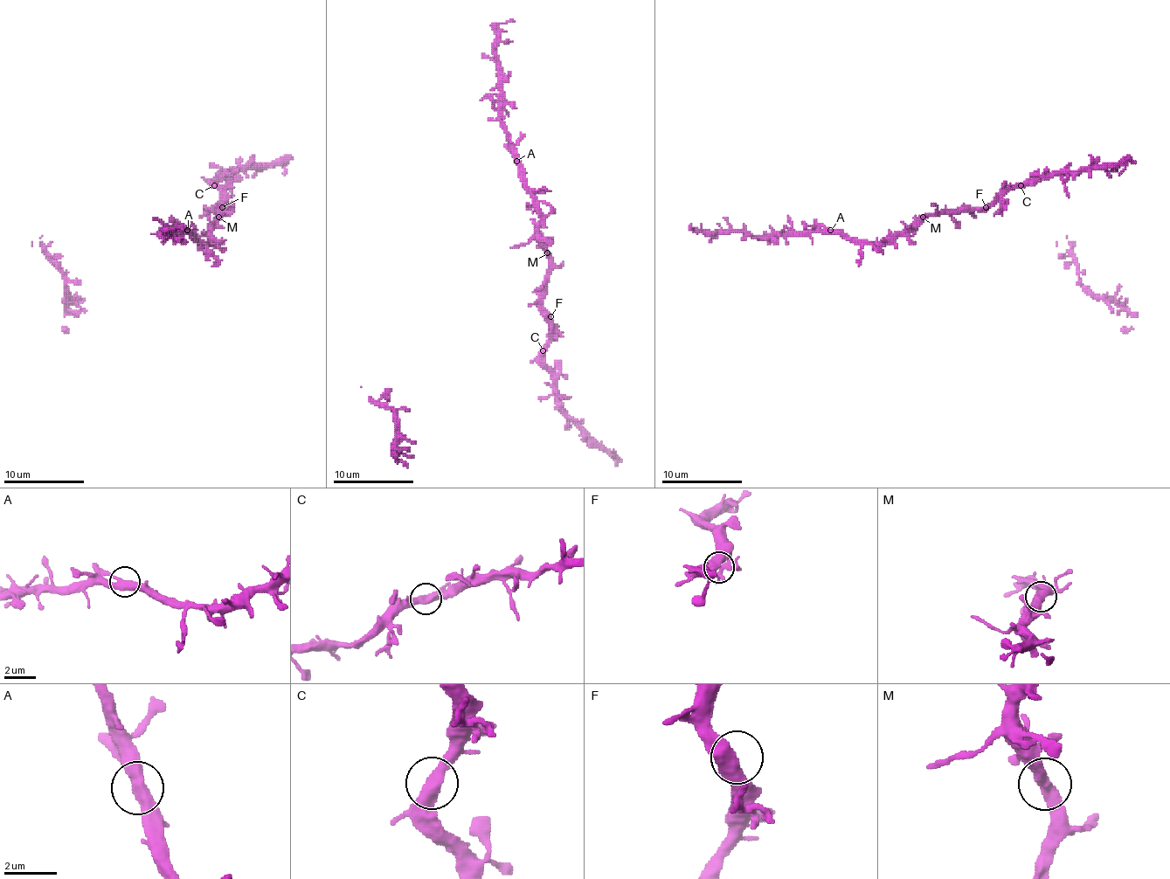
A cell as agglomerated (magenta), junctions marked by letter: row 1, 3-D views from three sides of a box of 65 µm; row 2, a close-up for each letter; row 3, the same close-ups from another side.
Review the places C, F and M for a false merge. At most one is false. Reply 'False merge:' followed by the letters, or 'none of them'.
False merge: none of them

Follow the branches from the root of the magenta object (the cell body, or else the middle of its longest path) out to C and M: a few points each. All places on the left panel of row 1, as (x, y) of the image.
C: (216, 205), (219, 202), (219, 190), (214, 185)
M: (216, 205), (214, 207), (219, 213), (218, 218)

